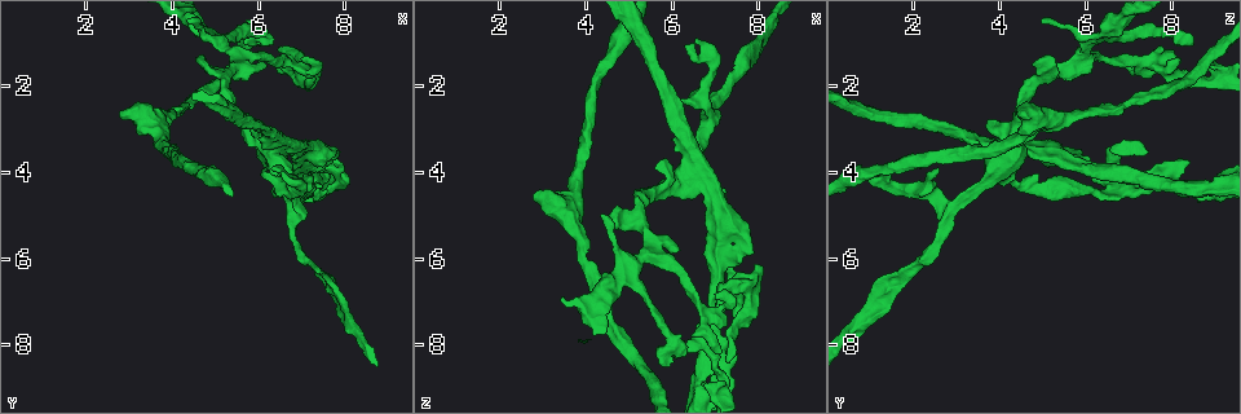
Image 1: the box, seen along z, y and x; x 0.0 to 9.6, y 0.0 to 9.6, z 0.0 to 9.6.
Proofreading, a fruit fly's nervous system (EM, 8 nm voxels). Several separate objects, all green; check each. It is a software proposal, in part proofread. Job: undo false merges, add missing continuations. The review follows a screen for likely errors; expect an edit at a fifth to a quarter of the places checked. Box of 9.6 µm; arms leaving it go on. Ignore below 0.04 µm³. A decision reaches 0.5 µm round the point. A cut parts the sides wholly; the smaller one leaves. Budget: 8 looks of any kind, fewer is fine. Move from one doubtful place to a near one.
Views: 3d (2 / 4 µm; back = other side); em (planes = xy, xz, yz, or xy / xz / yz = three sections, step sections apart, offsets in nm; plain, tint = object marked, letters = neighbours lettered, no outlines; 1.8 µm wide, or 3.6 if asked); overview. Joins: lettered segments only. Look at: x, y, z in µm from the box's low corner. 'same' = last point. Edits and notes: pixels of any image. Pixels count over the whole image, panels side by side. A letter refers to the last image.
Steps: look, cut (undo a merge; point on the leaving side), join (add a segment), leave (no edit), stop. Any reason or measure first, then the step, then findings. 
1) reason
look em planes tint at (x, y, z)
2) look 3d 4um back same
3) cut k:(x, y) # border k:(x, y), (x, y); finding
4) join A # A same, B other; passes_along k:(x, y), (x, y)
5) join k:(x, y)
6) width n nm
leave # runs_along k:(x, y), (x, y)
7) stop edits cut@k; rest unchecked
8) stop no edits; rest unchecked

two arms in line, one across
look em 3.6um planes letters at (5.65, 1.40, 5.90)

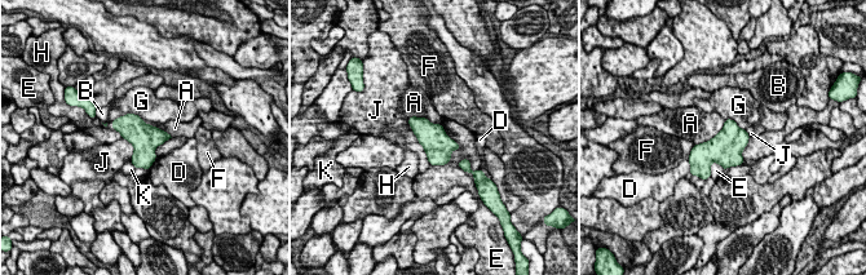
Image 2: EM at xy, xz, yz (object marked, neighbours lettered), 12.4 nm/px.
leave # A other, B other, D other, E other, F other, G other, H other, J other, K other; border 2:(407, 118), (427, 118), (442, 127); continuous, no second neuron

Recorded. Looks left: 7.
an open end
look 3d 2um at (6.40, 1.40, 8.20)

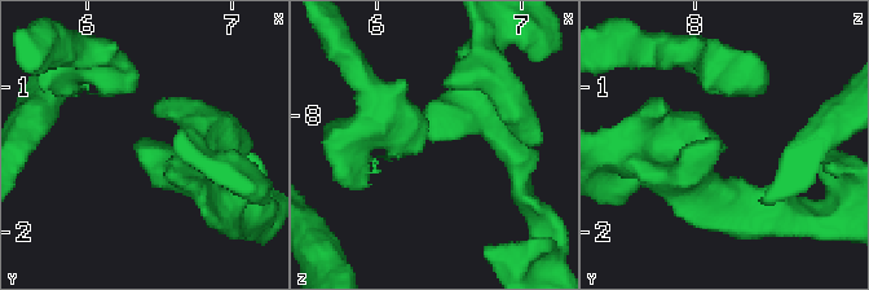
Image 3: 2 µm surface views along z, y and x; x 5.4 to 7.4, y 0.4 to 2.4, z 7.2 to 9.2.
look em planes letters at (6.40, 1.44, 8.18)

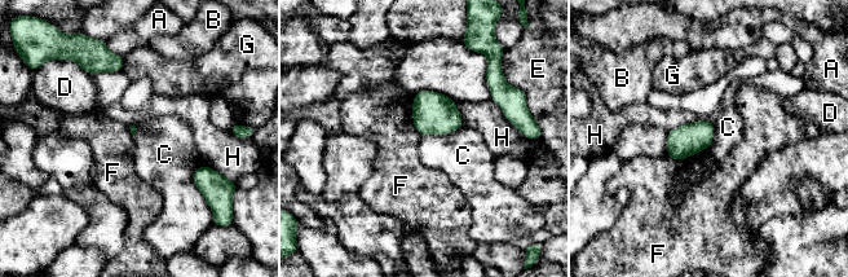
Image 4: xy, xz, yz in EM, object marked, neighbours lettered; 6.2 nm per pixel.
leave # A other, B other, C other, D other, E other, F other, G other, H other; no lettered segment goes on from it

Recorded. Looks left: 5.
thick turns thin
look 3d 4um at (6.35, 3.55, 3.95)

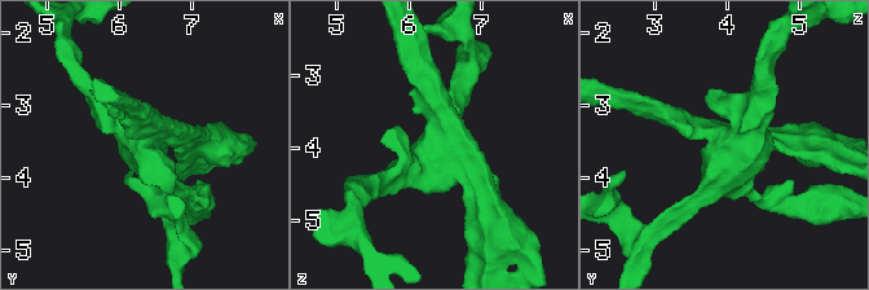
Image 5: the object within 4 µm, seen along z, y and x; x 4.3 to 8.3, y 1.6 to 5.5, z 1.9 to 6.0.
look em xy step 16 letters at (6.35, 3.55, 3.95)

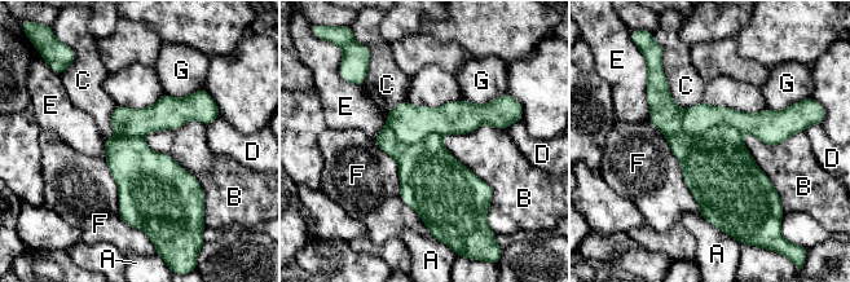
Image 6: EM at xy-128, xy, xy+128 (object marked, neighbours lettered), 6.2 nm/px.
width 280 nm
cut 6:(697, 119) # A other, B other, C other, D other, E other, F other, G other; border 6:(683, 110), (690, 136), (741, 133); two neurons meet here

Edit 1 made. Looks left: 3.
stop edits cut@6; rest unchecked

